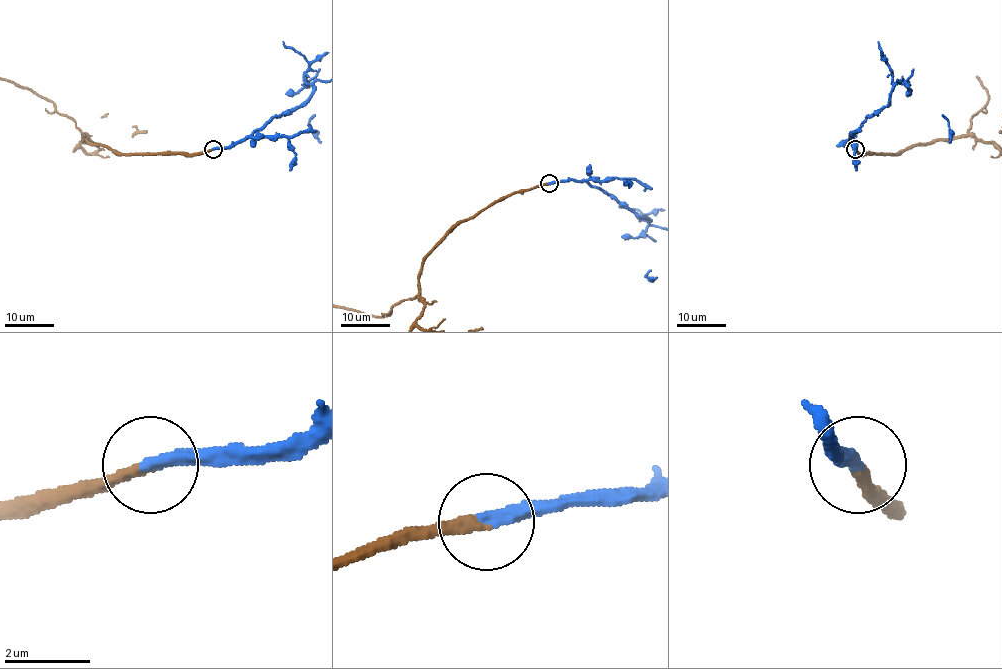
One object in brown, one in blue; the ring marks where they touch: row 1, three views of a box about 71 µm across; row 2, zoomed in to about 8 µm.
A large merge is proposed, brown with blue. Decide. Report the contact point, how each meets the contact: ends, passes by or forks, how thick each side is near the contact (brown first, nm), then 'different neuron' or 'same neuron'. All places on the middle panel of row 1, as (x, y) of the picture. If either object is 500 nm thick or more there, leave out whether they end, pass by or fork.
place (549, 183); brown ends; blue ends; calibres 260 and 320 nm; same neuron

